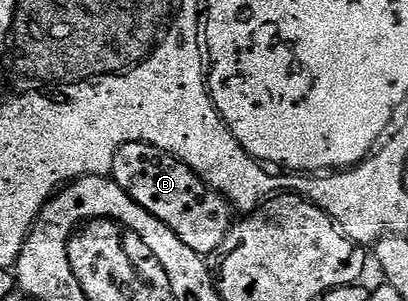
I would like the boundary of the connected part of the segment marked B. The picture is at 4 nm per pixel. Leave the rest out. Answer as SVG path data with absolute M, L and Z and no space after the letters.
M126 142L113 156L110 177L137 205L161 220L200 256L219 250L233 225L233 207L223 195L202 182L184 162L148 142Z

